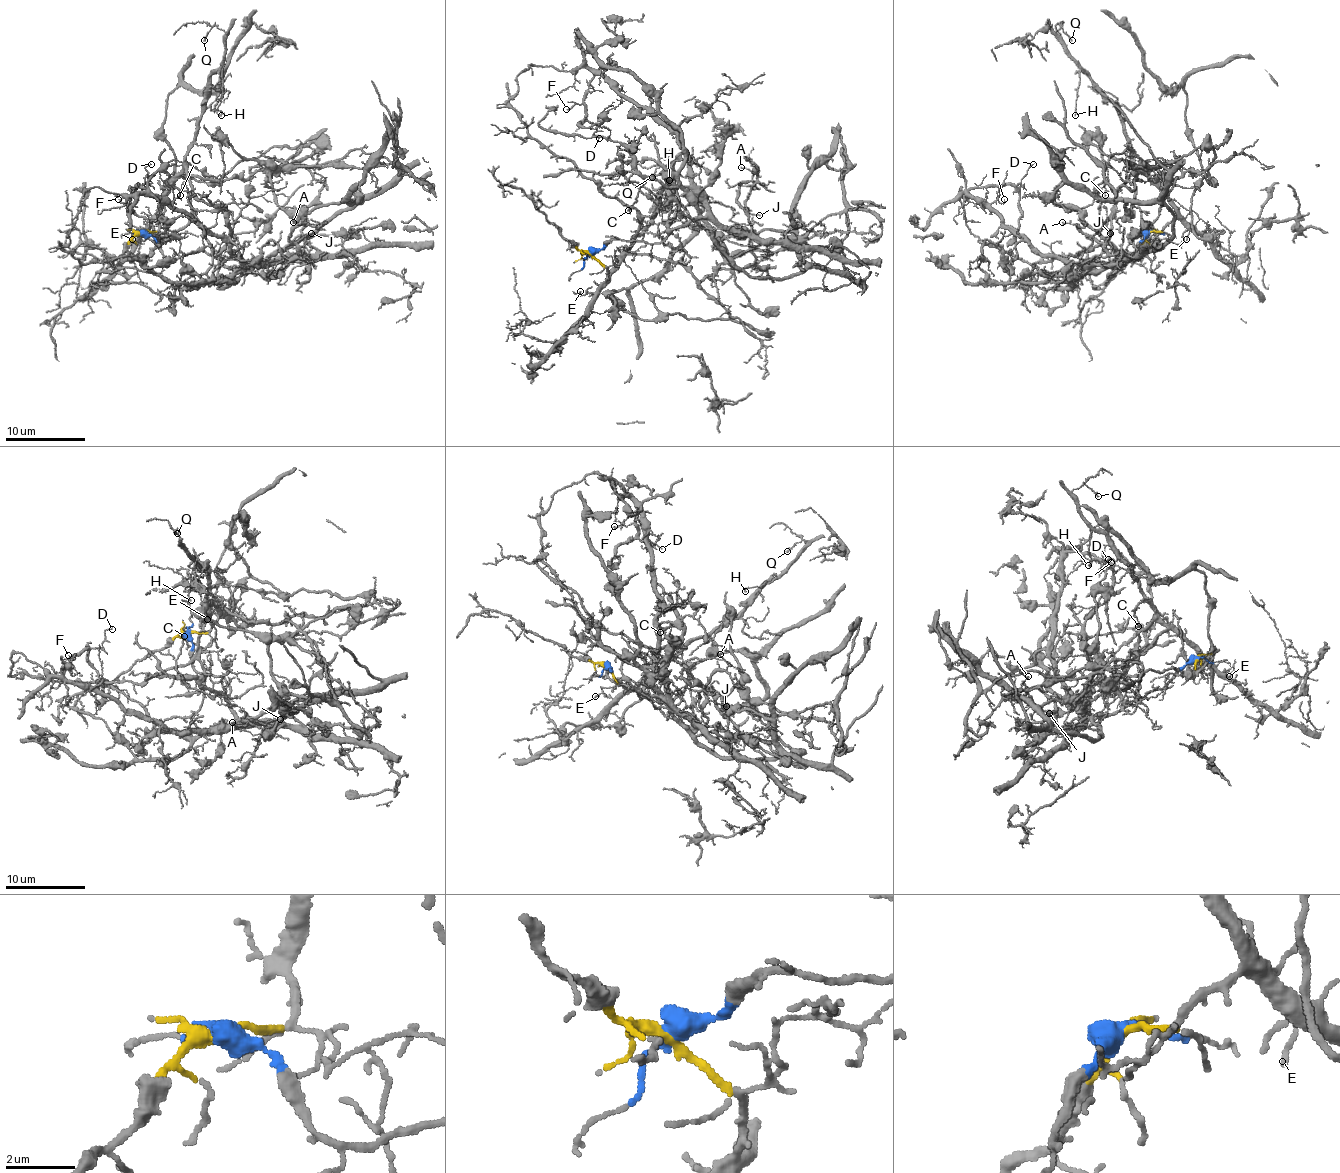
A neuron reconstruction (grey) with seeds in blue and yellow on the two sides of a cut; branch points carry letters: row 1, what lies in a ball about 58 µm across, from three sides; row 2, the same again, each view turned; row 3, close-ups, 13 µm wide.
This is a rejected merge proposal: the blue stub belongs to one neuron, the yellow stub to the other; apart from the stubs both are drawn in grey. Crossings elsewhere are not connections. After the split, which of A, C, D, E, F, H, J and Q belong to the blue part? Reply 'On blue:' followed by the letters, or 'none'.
On blue: A, C, D, F, J

